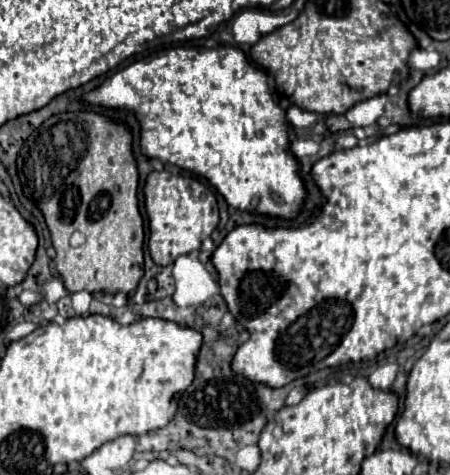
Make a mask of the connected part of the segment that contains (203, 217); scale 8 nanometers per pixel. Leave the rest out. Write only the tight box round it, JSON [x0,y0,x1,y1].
[143,170,219,266]

